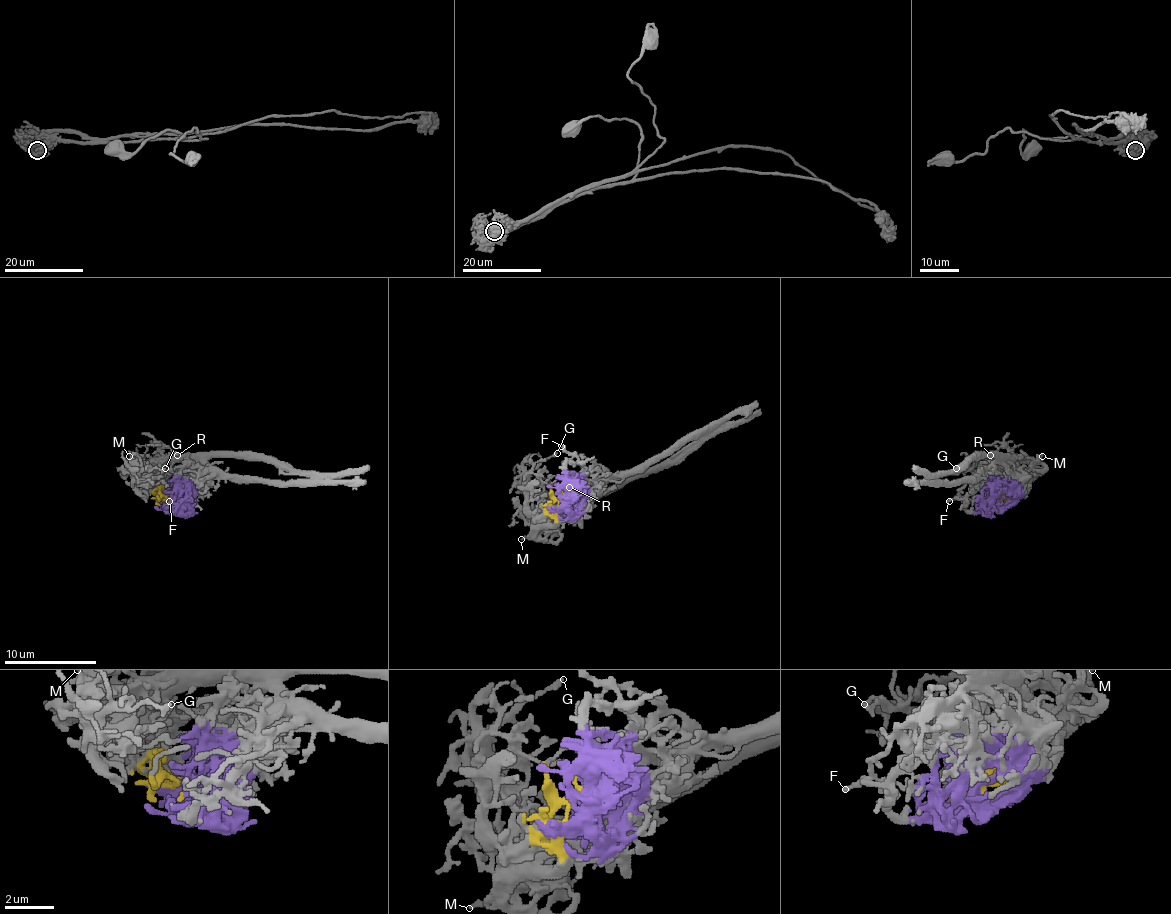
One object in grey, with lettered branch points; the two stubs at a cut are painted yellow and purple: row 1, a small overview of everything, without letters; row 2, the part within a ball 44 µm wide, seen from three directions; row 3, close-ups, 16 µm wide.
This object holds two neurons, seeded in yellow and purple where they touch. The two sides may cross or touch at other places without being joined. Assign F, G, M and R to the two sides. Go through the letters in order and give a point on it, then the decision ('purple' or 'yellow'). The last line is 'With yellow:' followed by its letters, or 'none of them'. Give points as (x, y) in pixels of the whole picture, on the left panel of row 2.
F: (169, 501) | purple
G: (165, 468) | yellow
M: (129, 456) | yellow
R: (177, 455) | yellow
With yellow: G, M, R

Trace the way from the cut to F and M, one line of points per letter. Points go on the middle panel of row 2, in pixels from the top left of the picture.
F: (565, 496), (565, 466), (572, 457), (561, 445)
M: (565, 496), (552, 505), (533, 533), (522, 540)

